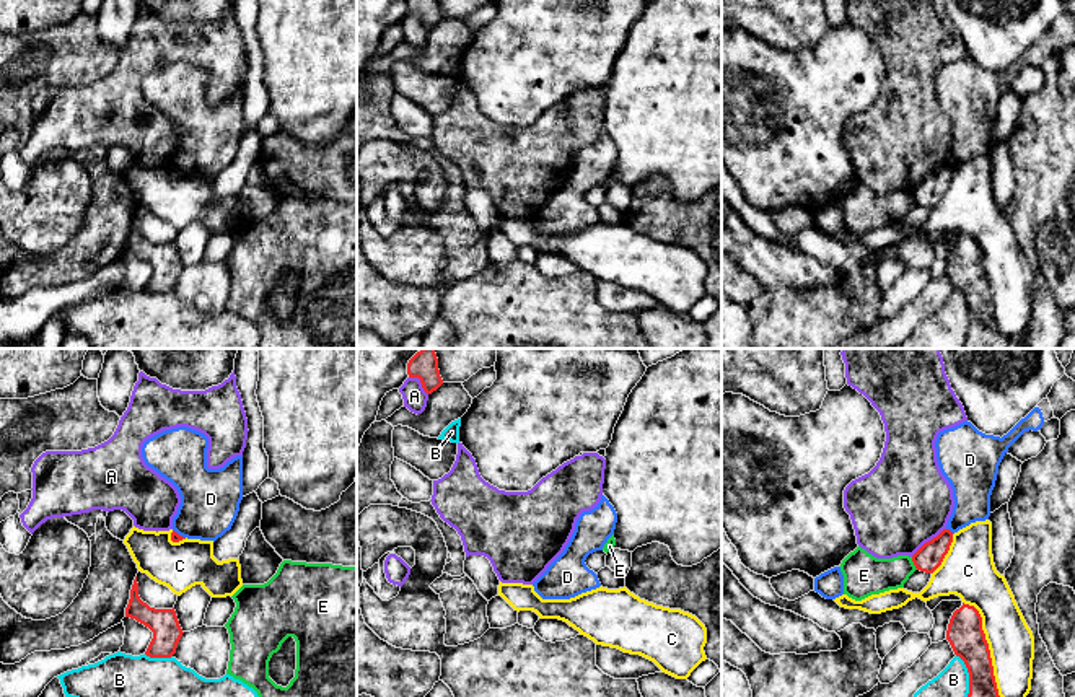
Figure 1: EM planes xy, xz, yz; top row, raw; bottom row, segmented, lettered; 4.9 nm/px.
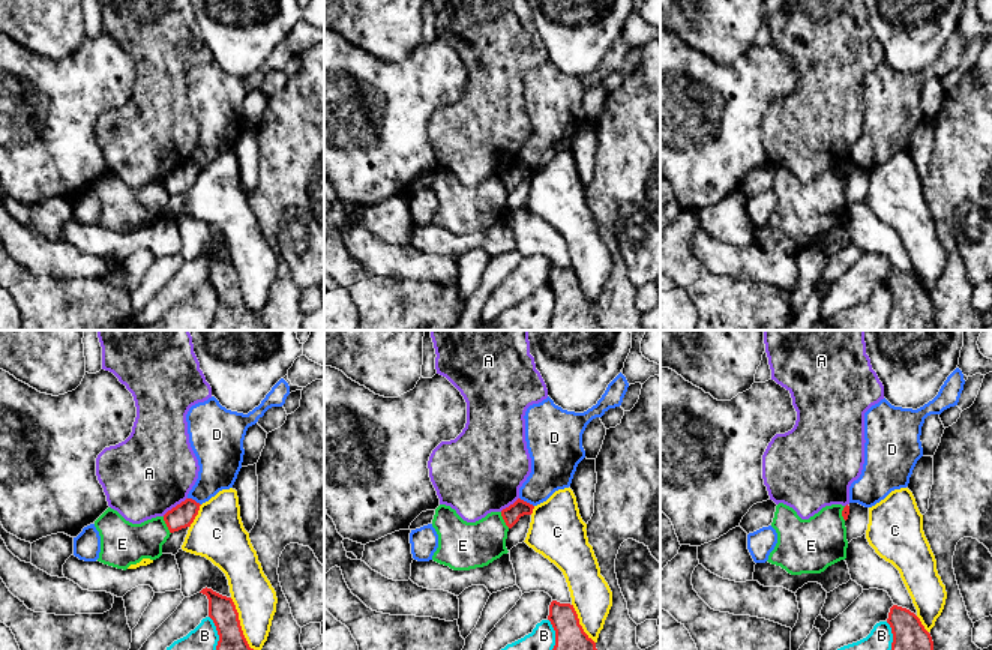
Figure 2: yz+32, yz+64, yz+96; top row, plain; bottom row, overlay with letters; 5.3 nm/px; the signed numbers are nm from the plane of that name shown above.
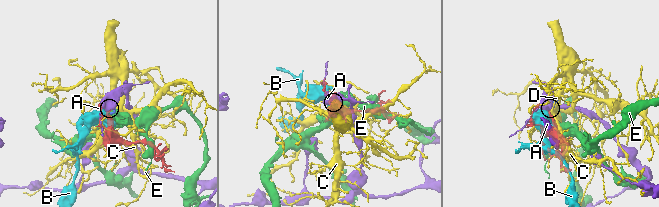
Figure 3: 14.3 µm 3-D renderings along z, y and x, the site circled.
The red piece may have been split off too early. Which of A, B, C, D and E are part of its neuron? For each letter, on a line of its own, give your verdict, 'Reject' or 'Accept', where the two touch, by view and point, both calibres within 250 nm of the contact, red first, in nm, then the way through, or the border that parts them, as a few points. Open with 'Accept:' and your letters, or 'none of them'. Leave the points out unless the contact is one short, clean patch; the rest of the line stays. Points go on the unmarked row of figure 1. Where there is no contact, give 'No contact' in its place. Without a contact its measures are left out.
Accept: none of them
A: Reject. Touches red at yz (929, 176). Thickness 140 nm (red) against 460 nm
B: Reject. Touches red at yz (969, 320). Thickness 200 nm (red) against 280 nm
C: Reject. Touches red at yz (991, 293). Thickness 190 nm (red) against 220 nm
D: Reject. Touches red at yz (948, 165). Thickness 140 nm (red) against 200 nm. Boundary: yz (947, 163), (953, 168)
E: Reject. Touches red at yz (914, 199). Thickness 140 nm (red) against 200 nm

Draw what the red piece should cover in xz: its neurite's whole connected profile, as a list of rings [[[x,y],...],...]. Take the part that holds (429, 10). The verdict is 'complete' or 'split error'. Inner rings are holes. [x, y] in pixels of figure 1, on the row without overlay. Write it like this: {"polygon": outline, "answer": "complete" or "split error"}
{"polygon": [[[407,0],[407,10],[409,13],[419,13],[427,29],[432,29],[443,20],[438,0]]], "answer": "complete"}

